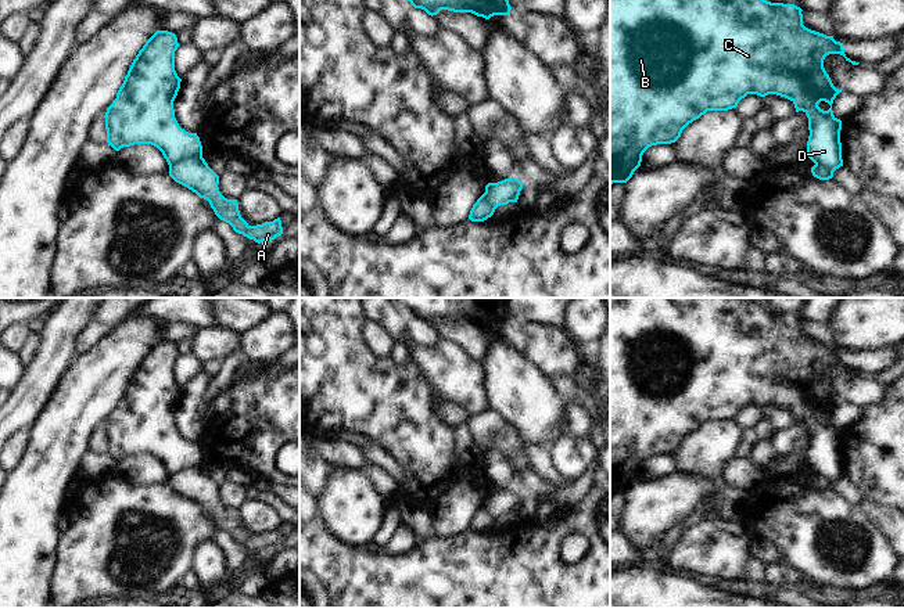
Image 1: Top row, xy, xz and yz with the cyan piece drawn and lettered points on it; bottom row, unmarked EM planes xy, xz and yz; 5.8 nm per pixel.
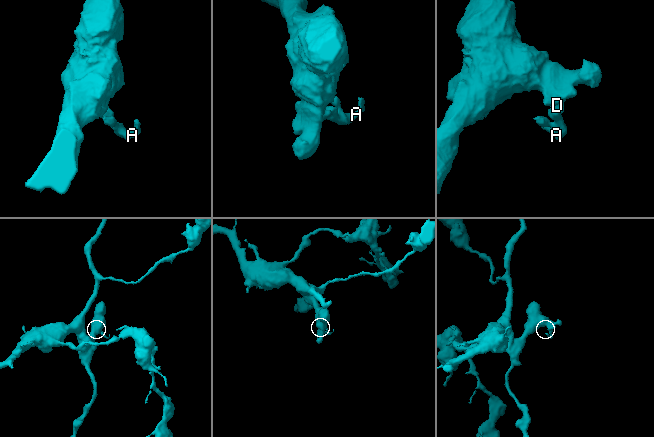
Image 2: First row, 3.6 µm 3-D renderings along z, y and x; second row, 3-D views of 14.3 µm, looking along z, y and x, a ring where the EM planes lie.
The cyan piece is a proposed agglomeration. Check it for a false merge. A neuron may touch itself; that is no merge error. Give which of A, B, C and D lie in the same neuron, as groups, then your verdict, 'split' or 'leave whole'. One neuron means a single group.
groups A / B C D; split

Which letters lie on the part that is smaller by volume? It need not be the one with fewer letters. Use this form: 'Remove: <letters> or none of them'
Remove: A

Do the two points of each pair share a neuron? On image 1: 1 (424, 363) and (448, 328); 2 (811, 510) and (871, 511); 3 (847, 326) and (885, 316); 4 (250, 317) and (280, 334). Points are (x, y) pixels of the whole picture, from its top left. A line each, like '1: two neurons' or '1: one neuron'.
1: two neurons
2: two neurons
3: one neuron
4: two neurons

